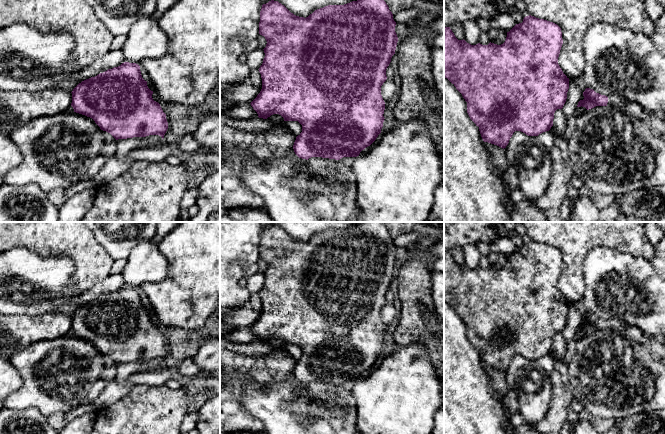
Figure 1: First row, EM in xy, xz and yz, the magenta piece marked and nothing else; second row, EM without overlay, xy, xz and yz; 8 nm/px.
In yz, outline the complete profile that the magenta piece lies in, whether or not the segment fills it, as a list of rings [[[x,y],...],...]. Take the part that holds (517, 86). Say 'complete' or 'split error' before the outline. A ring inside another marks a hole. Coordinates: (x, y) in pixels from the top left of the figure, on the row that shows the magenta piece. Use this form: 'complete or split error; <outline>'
complete; [[[531,15],[507,32],[506,40],[501,45],[491,42],[488,45],[471,45],[464,39],[458,40],[450,27],[444,28],[444,77],[467,102],[467,113],[479,127],[484,142],[504,149],[515,131],[538,136],[551,129],[554,113],[563,108],[569,89],[569,78],[558,64],[562,44],[562,32],[557,24]]]

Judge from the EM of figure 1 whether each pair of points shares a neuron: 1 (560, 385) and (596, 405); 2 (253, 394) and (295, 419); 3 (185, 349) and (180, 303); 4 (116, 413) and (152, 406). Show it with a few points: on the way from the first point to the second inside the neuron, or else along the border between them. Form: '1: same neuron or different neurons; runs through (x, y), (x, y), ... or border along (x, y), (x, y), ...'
1: different neurons; border along (567, 368), (568, 385), (573, 397)
2: same neuron; runs through (263, 403), (275, 403), (285, 413)
3: different neurons; border along (205, 321), (201, 327), (196, 329), (168, 326)
4: same neuron; runs through (125, 413), (143, 413)

